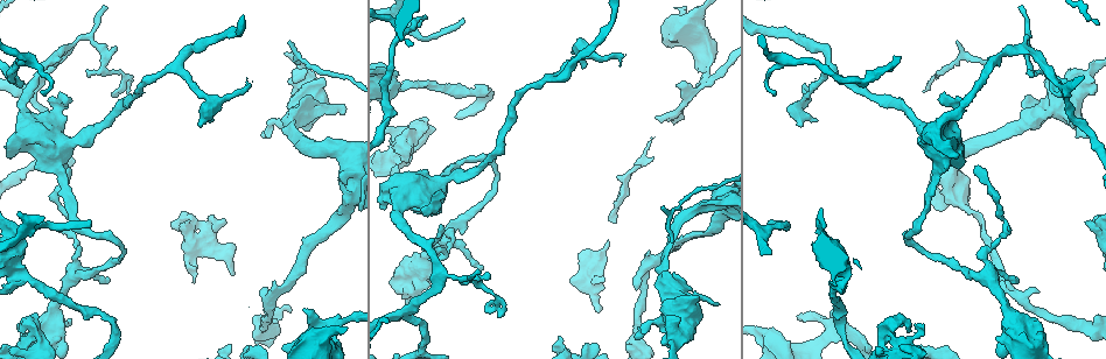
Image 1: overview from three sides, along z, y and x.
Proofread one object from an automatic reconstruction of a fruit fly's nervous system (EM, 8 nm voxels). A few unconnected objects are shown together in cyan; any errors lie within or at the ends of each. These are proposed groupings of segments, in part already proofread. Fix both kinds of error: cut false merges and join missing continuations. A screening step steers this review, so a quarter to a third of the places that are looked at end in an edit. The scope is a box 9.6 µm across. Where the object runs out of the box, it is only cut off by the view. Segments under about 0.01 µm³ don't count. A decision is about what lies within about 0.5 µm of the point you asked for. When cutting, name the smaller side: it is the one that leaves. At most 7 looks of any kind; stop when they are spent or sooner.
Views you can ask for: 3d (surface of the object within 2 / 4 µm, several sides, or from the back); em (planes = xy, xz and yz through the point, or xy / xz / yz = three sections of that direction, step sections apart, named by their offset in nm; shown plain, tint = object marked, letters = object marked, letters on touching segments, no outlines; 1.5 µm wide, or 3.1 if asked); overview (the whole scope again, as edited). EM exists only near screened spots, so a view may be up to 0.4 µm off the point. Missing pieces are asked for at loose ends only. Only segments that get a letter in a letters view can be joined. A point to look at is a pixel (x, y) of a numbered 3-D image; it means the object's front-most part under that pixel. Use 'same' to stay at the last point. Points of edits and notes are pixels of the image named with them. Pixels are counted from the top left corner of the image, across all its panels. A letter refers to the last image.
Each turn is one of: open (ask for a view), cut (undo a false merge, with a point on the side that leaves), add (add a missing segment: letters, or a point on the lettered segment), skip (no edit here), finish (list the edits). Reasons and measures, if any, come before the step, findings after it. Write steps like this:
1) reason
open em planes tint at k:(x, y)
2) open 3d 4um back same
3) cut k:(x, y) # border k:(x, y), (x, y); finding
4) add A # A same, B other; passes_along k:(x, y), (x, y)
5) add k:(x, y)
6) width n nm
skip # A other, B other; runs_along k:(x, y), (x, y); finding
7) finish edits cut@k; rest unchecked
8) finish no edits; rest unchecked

branch stops here
open 3d 2um at 1:(345, 109)

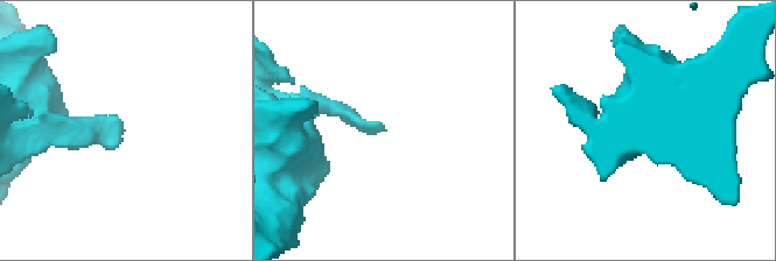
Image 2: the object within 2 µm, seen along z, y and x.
need the tissue
open em planes letters at 2:(120, 133)

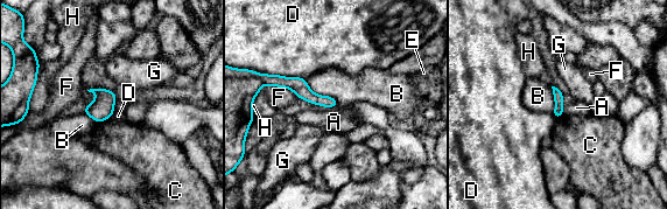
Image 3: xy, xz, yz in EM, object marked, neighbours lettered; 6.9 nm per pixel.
skip # A other, B other, C other, D other, E other, F other, G other, H other; runs_along 3:(271, 78), (334, 103); none of them fits

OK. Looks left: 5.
open em planes plain at 1:(305, 311)

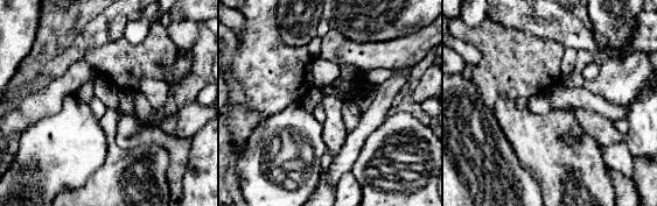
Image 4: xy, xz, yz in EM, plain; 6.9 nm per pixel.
see the neighbours
open em planes letters same

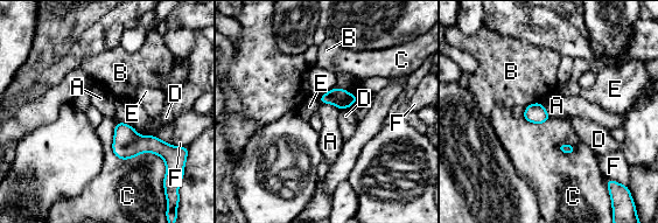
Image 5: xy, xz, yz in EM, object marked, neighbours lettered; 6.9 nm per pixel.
longest_contact C 460 nm
skip # A other, B other, C other, D other, E other, F other; border 5:(320, 102), (333, 104), (340, 110); no lettered segment goes on from it

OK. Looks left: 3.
thin end
open 3d 2um at 1:(463, 17)

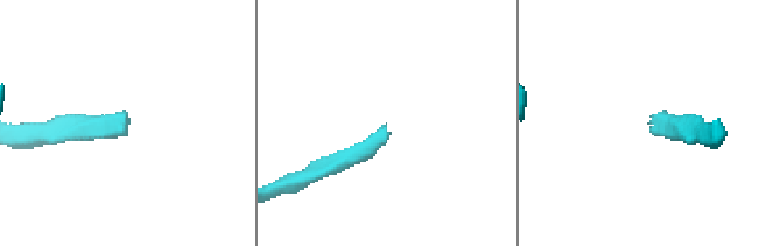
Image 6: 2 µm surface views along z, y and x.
open em planes letters at 6:(652, 128)

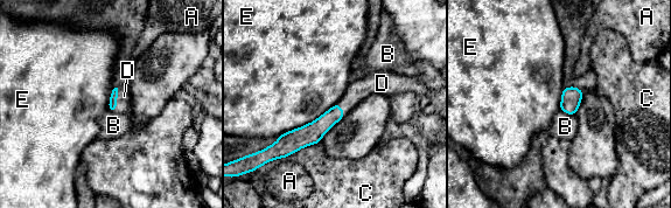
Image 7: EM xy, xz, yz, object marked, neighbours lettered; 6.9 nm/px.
add D # A other, B other, C other, D same, E other; passes_along 7:(113, 97), (117, 99), (124, 104); the cell continues

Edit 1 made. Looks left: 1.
finish edits add@7; rest unchecked

